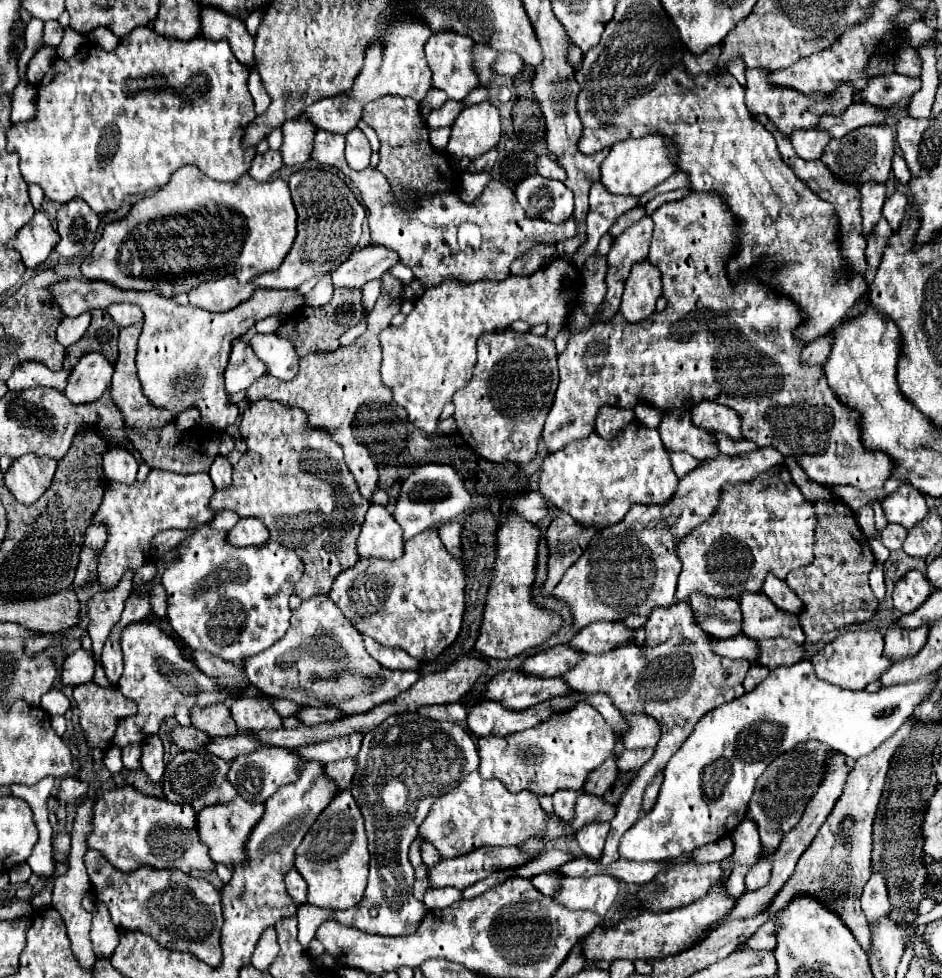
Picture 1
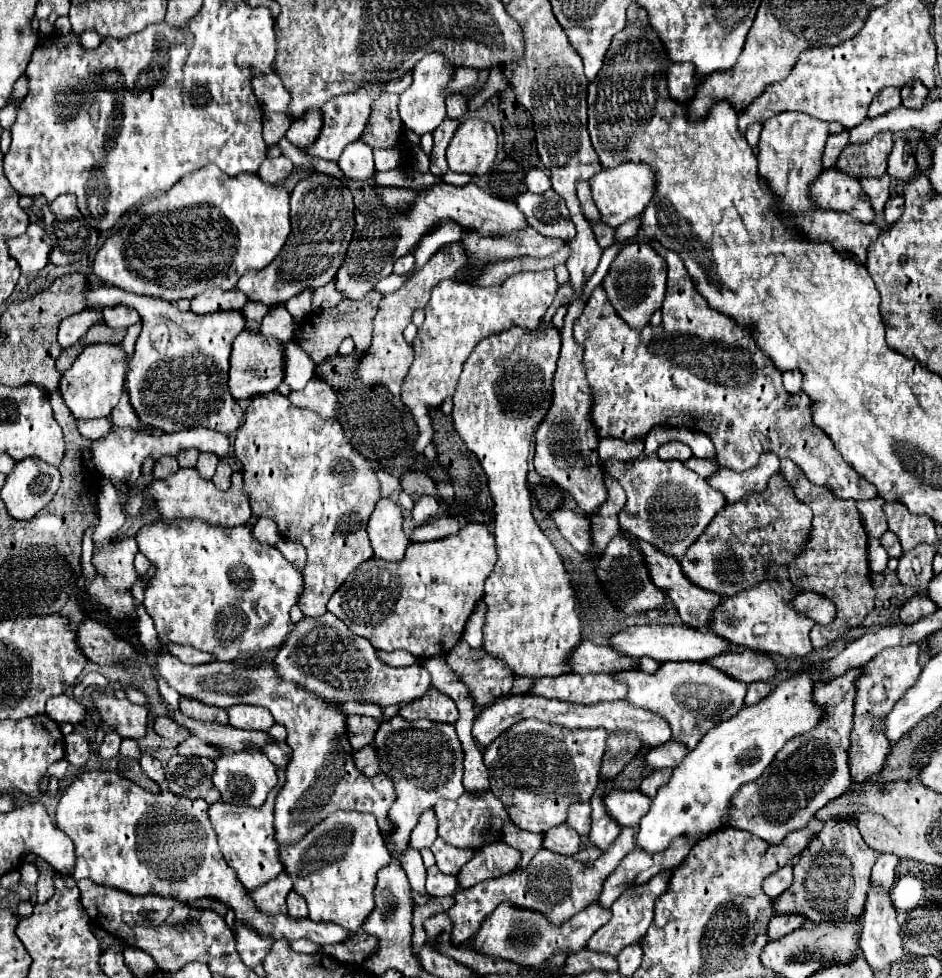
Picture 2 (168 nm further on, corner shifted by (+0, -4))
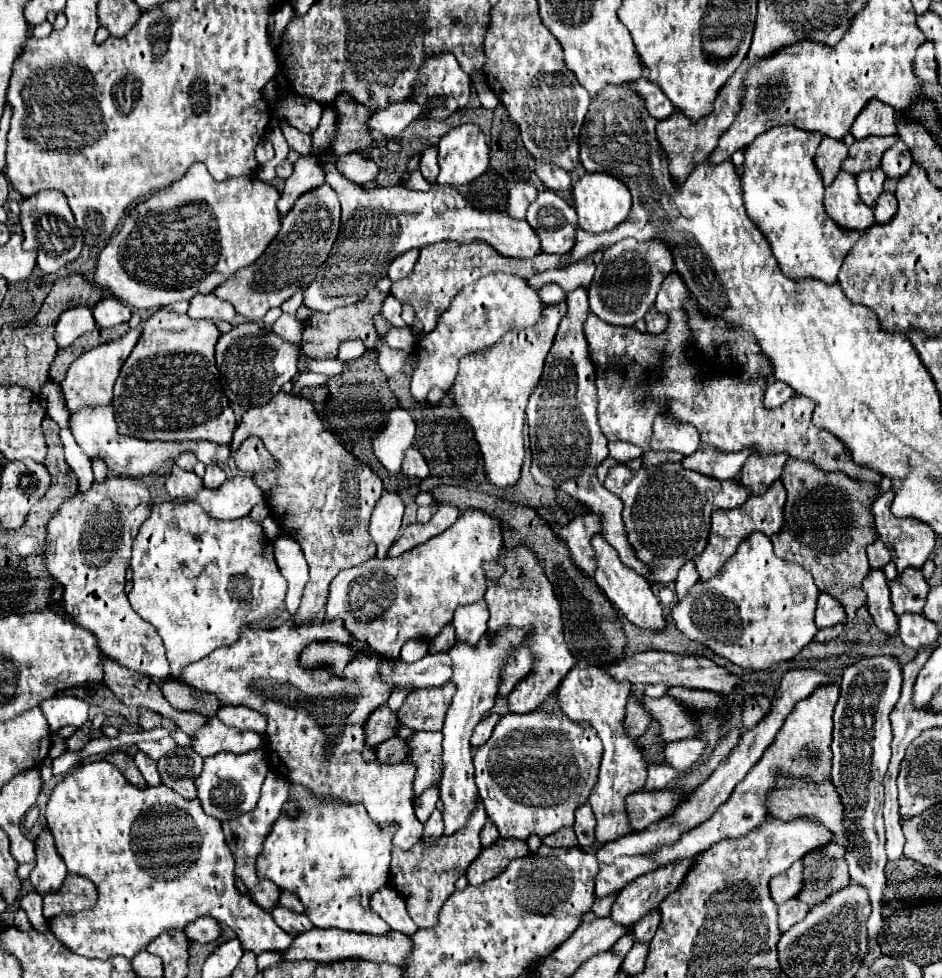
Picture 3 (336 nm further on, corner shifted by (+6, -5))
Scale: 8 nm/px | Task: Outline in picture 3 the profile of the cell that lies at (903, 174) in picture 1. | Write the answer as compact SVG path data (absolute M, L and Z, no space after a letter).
M898 140L890 150L884 152L882 170L884 170L884 174L888 178L896 178L898 180L898 178L902 178L910 170L912 162L914 160L912 160L912 154L910 154L908 146L902 140Z

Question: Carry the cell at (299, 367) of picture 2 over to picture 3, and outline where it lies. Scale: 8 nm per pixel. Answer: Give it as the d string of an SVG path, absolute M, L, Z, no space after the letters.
M306 372L306 374L300 374L298 380L294 382L294 392L298 392L300 388L304 386L322 386L328 382L328 376L324 374L314 374L314 372Z

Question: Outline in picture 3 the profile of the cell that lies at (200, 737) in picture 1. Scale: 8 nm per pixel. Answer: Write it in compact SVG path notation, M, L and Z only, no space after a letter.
M138 708L138 716L140 716L140 726L142 730L152 730L156 726L162 726L162 716L154 710L146 710L146 708Z

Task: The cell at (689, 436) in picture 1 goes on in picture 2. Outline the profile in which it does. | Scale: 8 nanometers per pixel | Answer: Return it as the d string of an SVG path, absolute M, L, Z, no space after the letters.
M672 441L672 443L666 443L658 449L658 455L662 459L678 459L678 461L686 461L692 457L692 449L684 443L678 443L678 441Z

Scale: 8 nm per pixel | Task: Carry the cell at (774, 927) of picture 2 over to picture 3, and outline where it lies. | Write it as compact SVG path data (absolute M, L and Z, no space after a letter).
M792 898L790 902L784 902L778 910L780 914L780 920L778 920L778 926L782 932L786 932L790 926L794 926L796 922L804 920L806 914L810 912L810 906L798 898Z

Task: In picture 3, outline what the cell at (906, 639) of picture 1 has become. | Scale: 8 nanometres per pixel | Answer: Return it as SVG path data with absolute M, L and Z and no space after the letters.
M874 656L860 660L844 670L840 680L840 698L834 710L834 734L832 734L832 784L844 806L844 830L848 836L846 862L850 878L866 886L872 900L872 914L868 918L868 942L876 944L876 936L882 930L882 896L886 890L886 830L882 820L884 804L884 774L890 762L890 712L900 698L902 670L892 656Z

